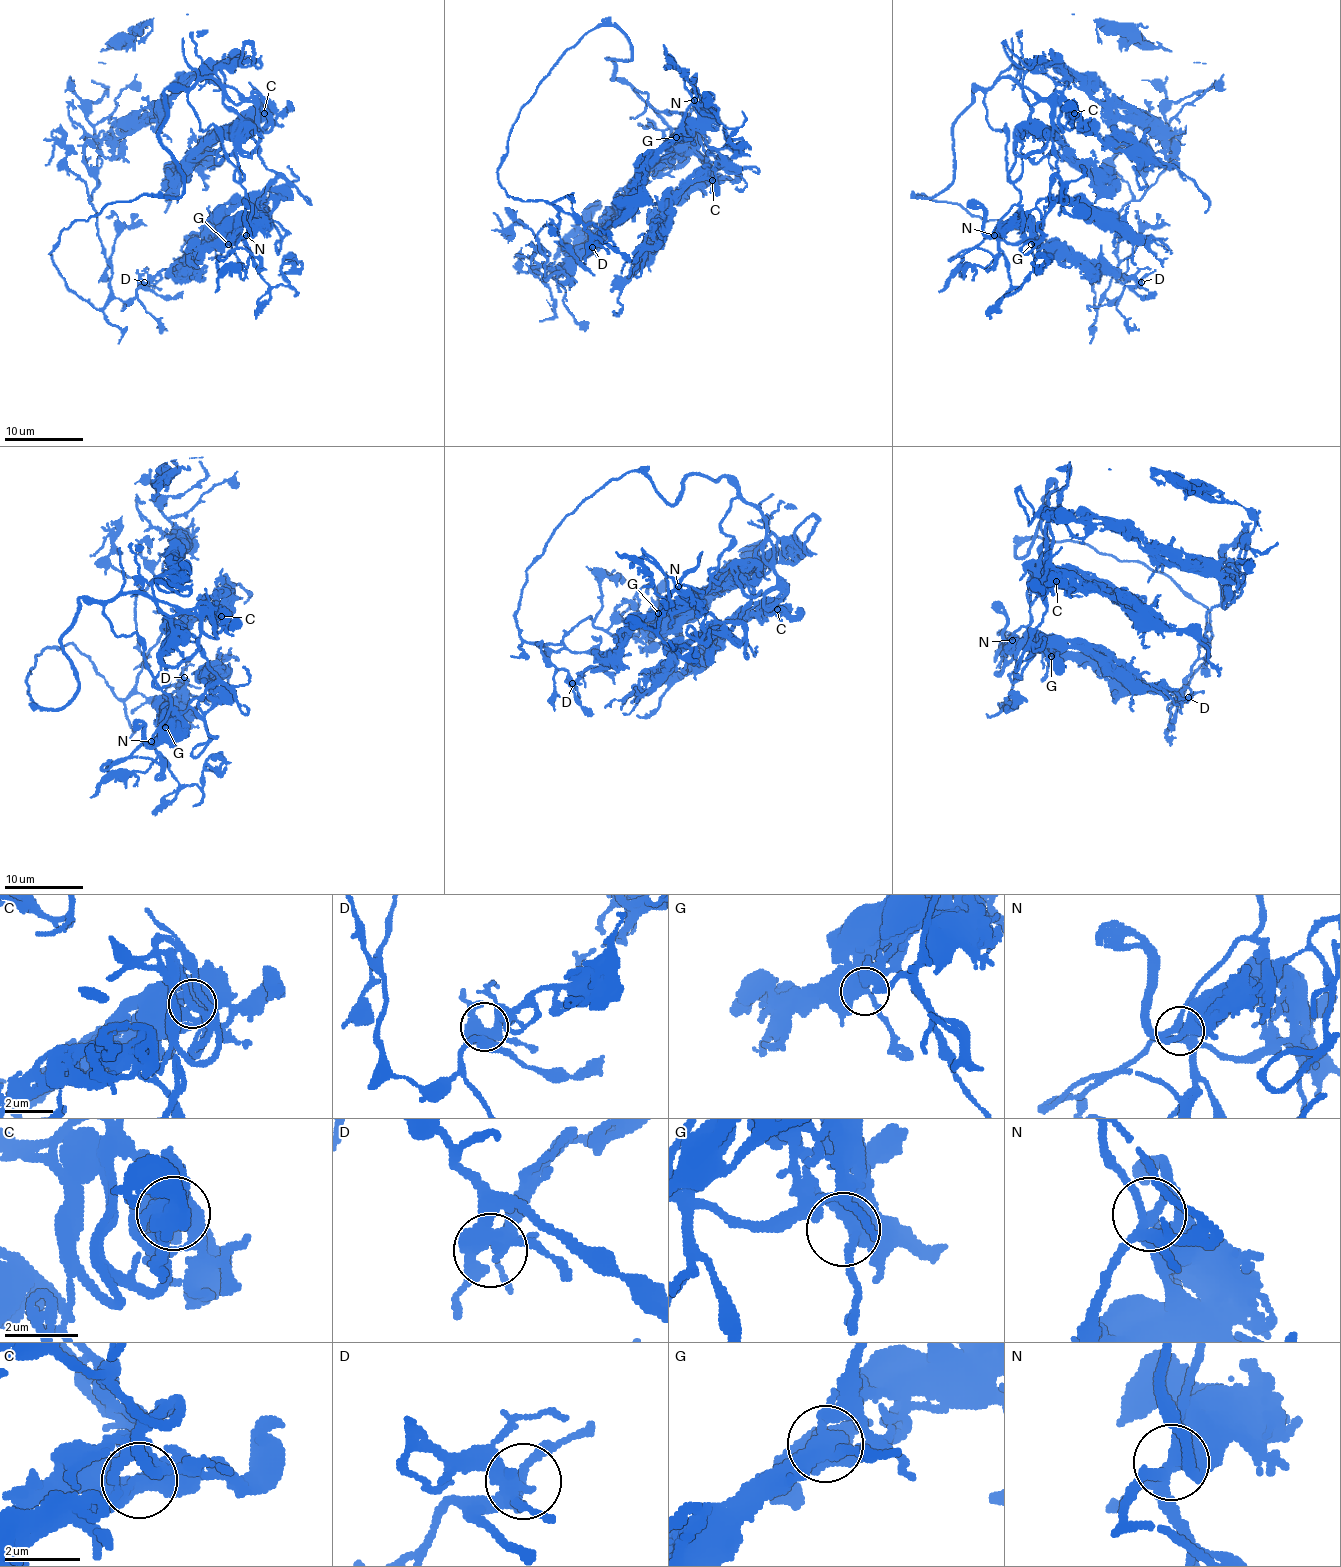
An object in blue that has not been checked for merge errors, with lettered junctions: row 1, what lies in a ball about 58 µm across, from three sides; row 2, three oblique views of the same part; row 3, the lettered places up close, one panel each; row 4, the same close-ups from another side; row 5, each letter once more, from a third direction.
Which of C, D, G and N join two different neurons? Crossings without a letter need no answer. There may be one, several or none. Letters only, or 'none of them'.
none of them

